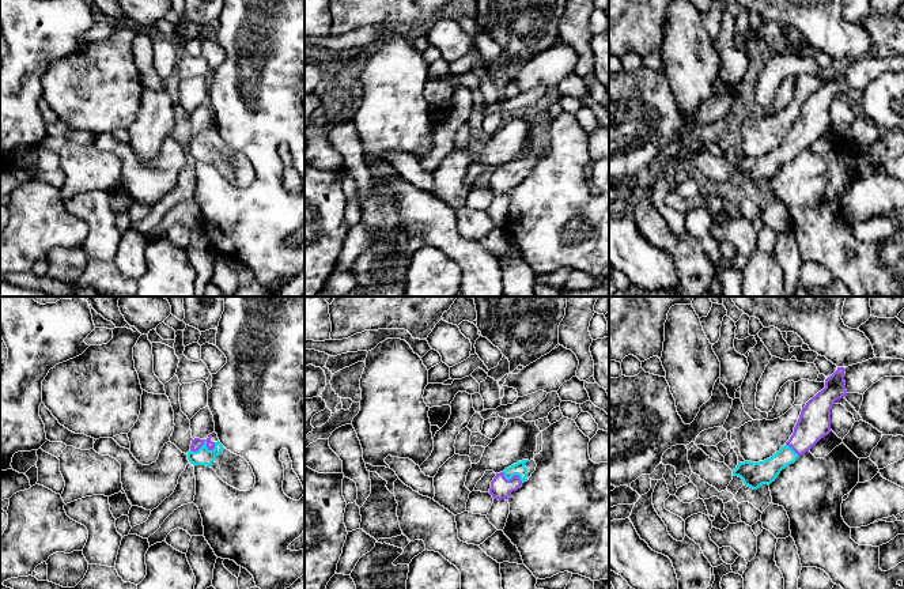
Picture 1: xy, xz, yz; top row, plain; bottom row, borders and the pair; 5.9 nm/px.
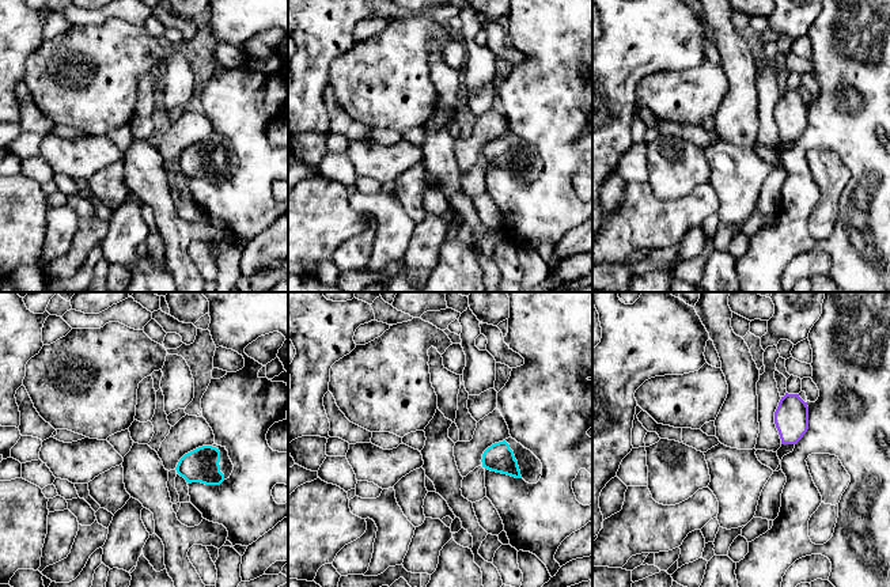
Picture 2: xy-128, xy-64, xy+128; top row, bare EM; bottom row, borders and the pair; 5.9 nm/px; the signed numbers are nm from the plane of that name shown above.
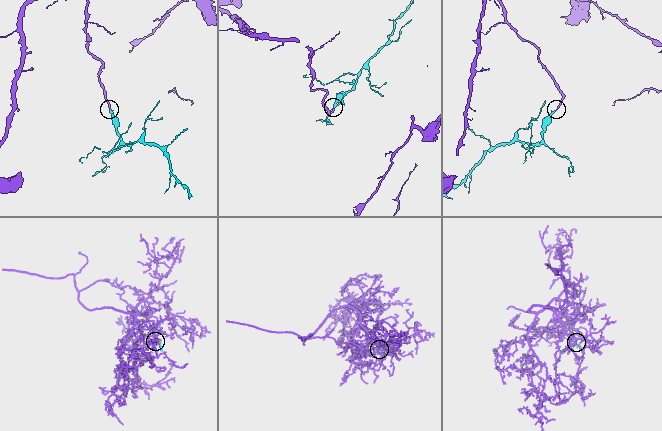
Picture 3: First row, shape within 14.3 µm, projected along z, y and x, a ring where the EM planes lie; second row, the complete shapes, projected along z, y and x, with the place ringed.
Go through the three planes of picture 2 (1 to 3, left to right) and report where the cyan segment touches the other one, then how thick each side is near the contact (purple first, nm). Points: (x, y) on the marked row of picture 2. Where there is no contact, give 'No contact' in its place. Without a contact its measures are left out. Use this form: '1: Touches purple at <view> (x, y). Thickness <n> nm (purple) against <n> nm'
1: No contact
2: No contact
3: No contact

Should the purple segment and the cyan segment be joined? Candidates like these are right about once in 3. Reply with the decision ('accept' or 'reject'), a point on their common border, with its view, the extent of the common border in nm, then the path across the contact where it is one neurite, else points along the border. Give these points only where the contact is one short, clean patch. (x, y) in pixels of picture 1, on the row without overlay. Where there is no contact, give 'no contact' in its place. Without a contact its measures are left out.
accept; contact xz (513, 172); length 140 nm

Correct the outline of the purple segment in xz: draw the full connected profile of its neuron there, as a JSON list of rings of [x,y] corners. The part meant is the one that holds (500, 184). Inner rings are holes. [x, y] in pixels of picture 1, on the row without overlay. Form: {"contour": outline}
{"contour": [[[522,155],[506,163],[503,167],[496,169],[491,177],[489,189],[493,195],[508,195],[512,186],[517,186],[529,175],[536,162],[534,155]]]}

